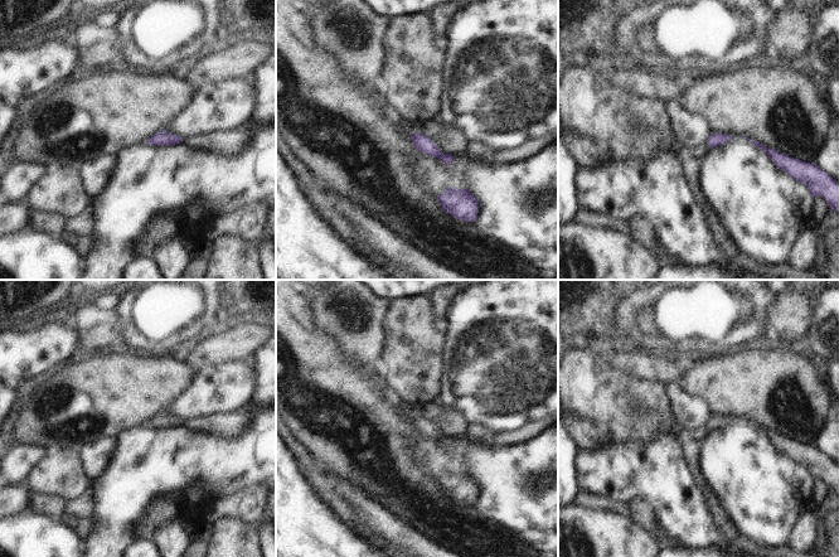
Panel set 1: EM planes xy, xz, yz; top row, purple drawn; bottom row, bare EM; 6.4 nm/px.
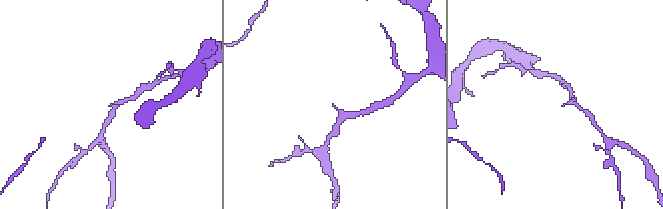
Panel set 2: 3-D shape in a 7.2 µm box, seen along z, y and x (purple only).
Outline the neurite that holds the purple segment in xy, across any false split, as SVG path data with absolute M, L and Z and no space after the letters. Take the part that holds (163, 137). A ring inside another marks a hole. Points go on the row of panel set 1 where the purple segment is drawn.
M161 130L157 134L155 134L152 137L150 137L146 142L154 146L171 146L183 142L183 140L184 137Z

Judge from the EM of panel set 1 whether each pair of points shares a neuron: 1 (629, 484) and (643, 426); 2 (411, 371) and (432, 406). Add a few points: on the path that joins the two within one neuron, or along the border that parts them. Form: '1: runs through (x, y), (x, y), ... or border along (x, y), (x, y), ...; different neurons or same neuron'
1: border along (667, 431), (649, 441), (616, 441), (611, 439); different neurons
2: border along (436, 398), (421, 407); different neurons

